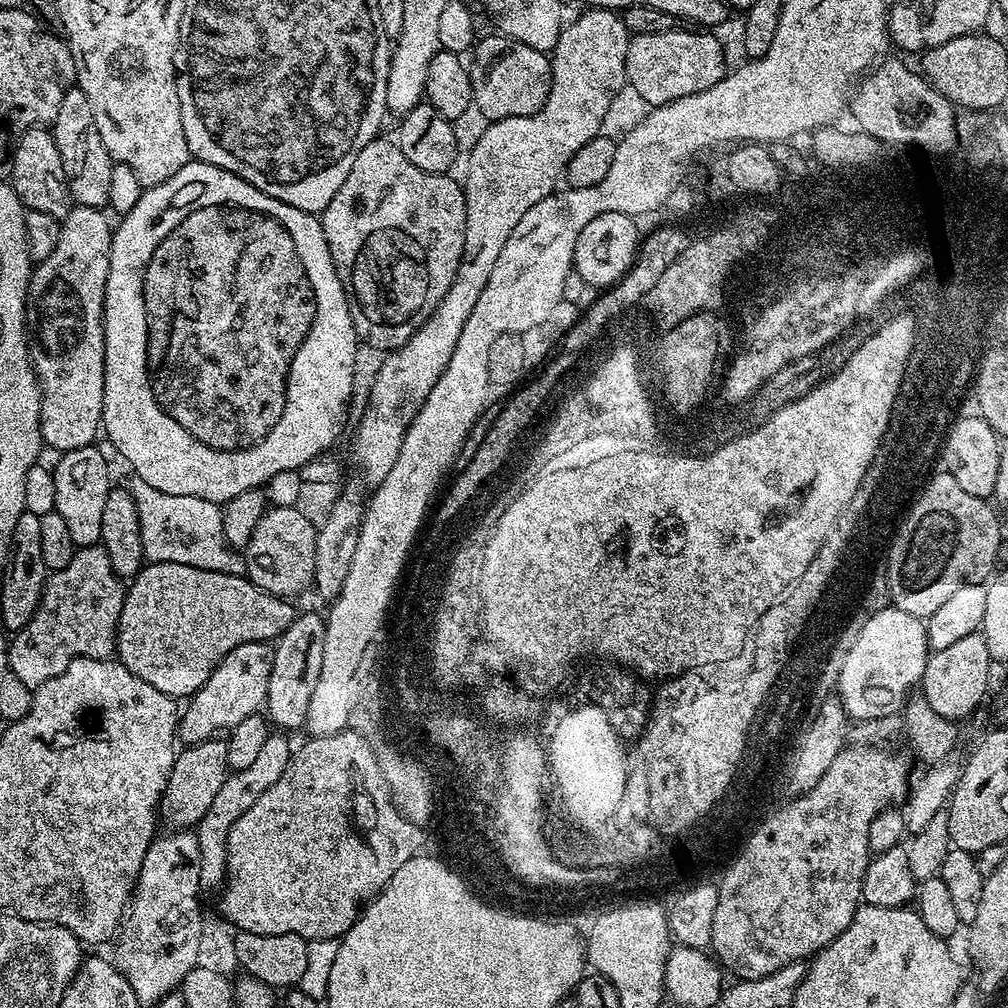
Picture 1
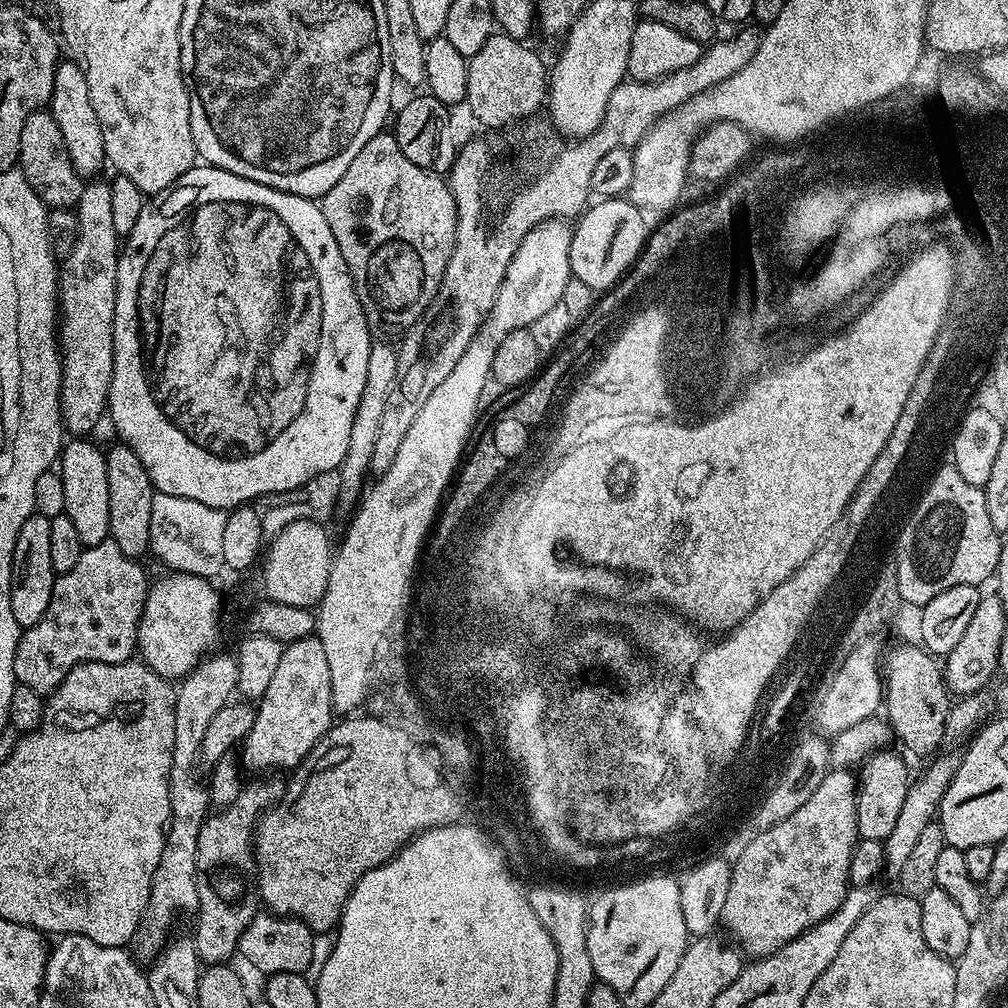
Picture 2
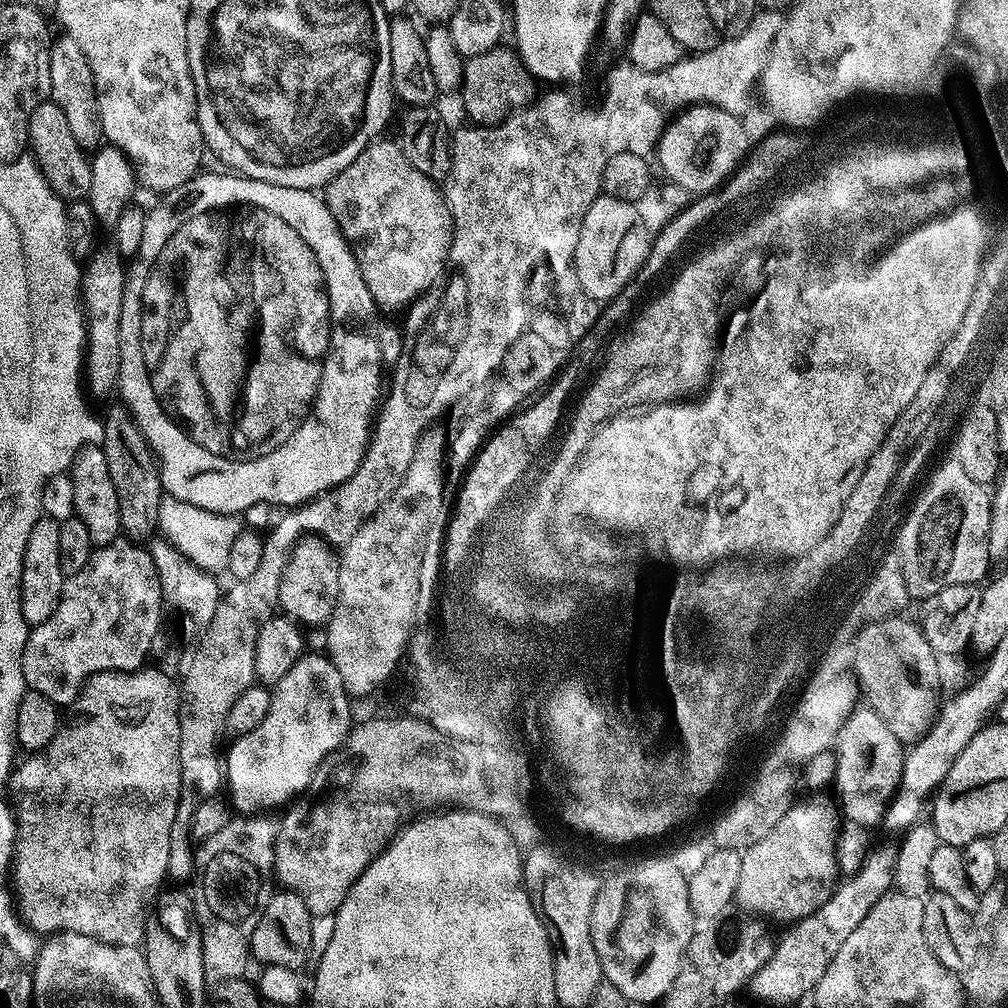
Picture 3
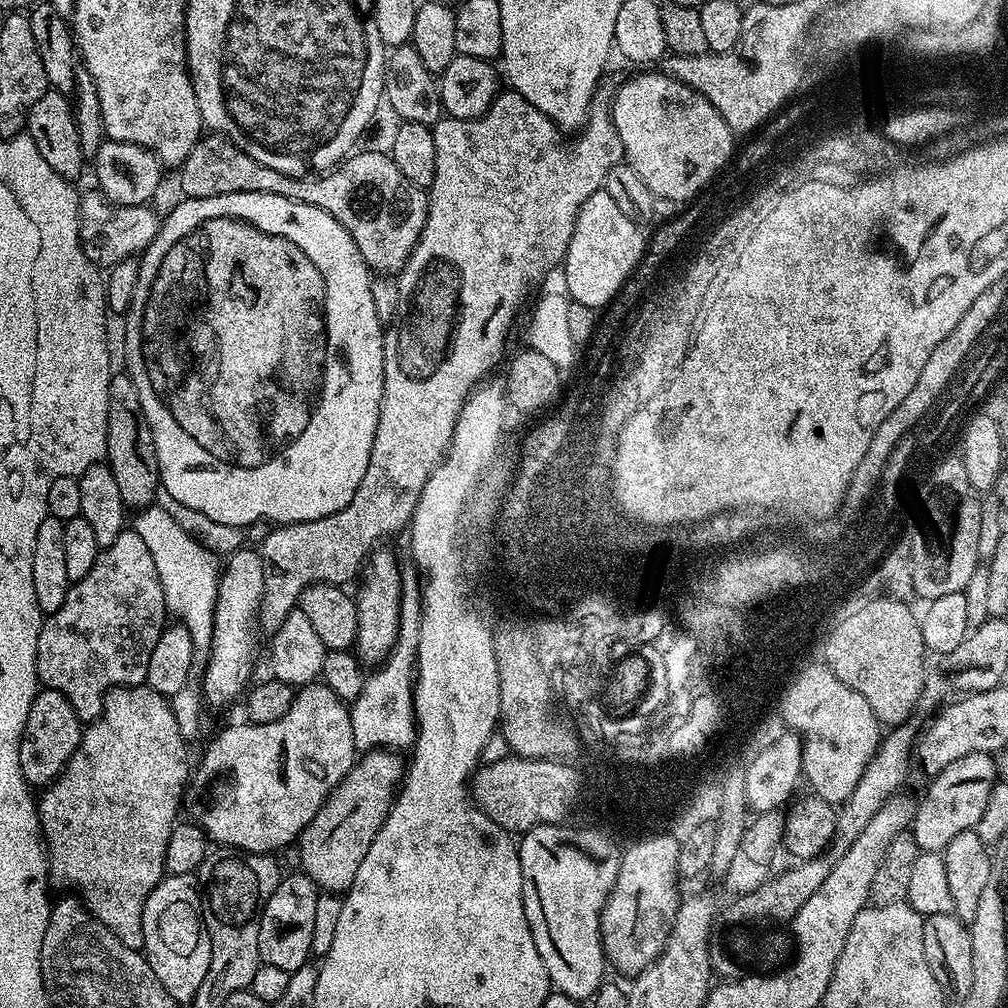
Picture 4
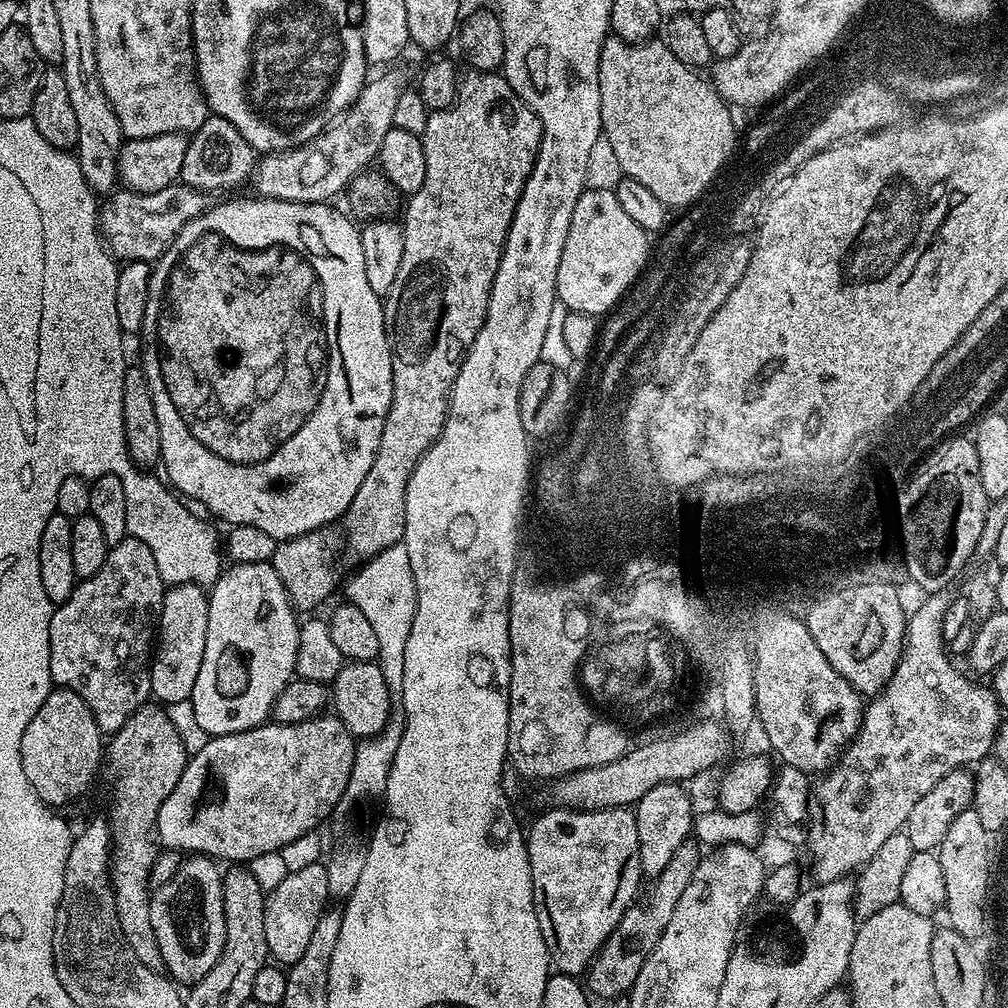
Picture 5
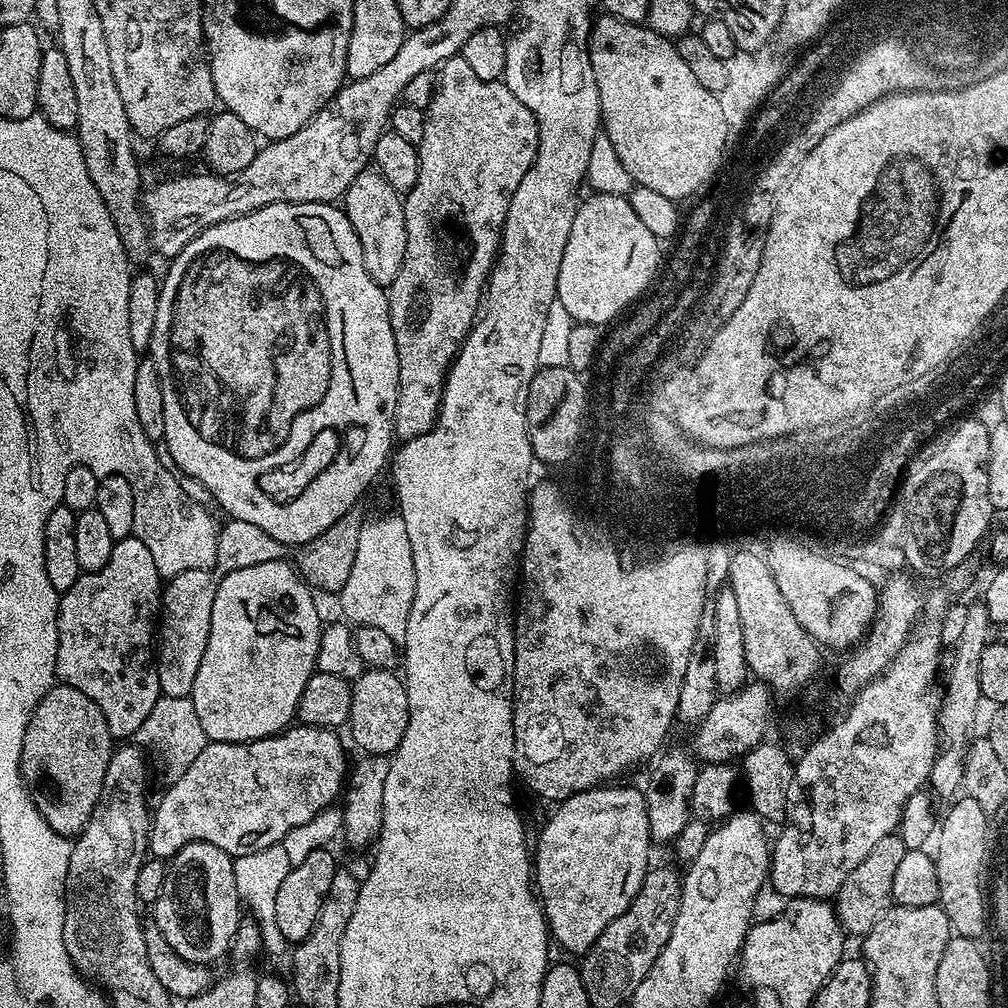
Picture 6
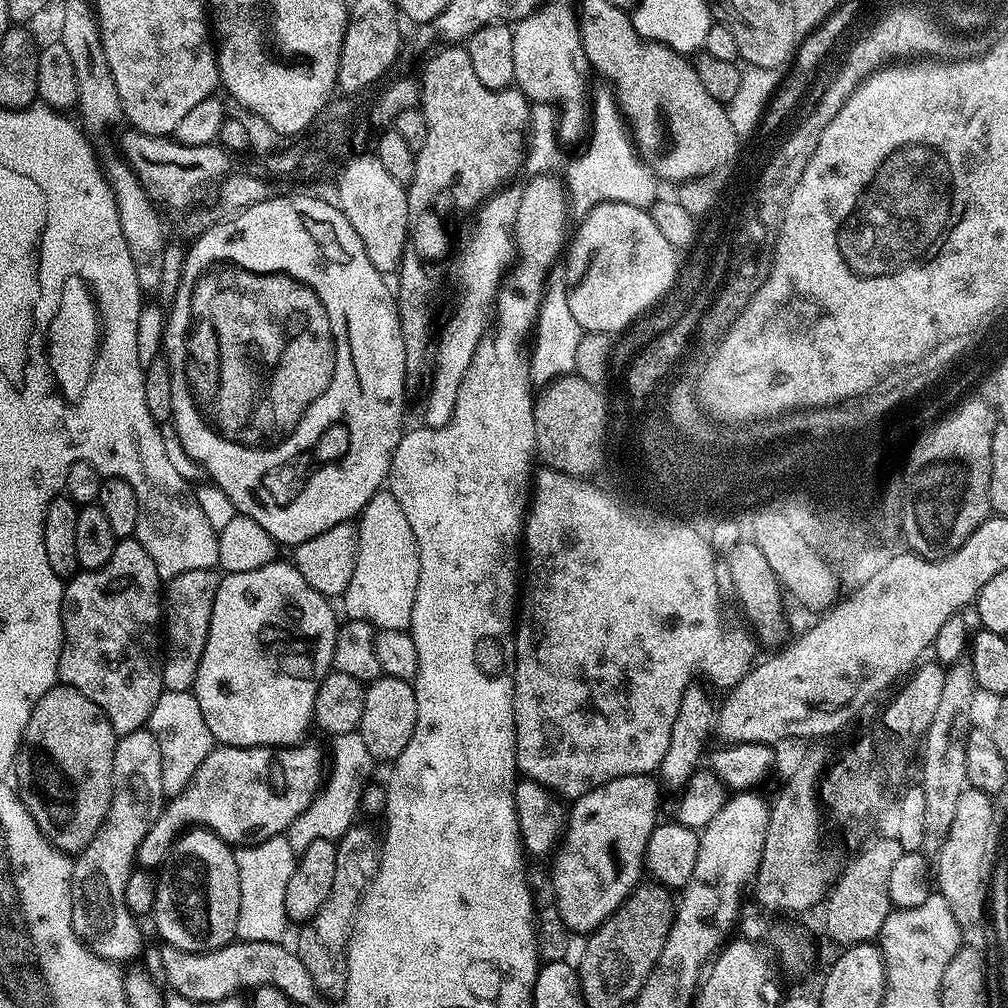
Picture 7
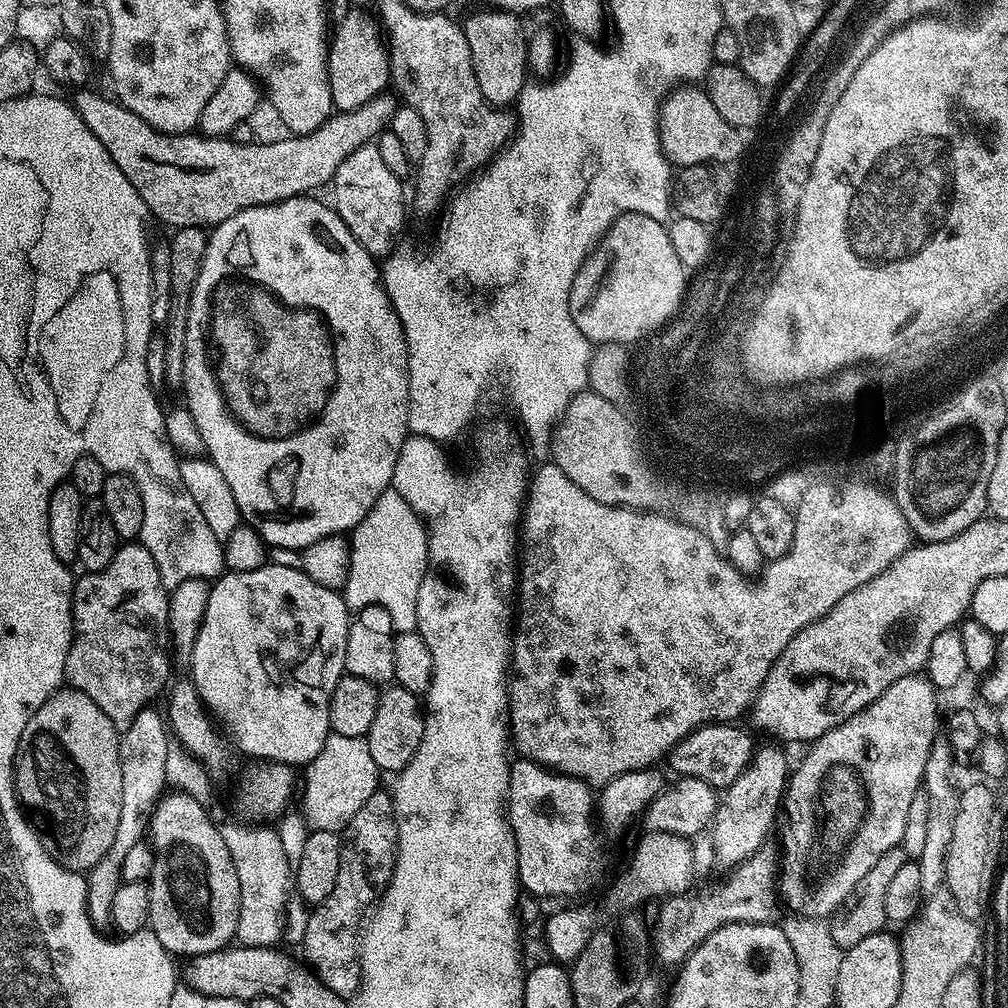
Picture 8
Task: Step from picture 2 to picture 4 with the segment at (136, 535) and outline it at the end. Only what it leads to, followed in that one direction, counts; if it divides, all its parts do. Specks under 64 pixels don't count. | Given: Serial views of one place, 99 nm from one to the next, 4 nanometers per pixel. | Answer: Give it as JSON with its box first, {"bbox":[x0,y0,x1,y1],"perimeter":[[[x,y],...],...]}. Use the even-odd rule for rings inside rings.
{"bbox":[106,370,161,510],"perimeter":[[[120,370],[113,375],[110,382],[110,398],[106,410],[106,442],[108,454],[106,463],[118,482],[125,509],[141,510],[155,501],[156,493],[161,491],[158,454],[154,450],[154,434],[142,414],[142,402],[138,399],[138,388],[128,376],[127,371]]]}

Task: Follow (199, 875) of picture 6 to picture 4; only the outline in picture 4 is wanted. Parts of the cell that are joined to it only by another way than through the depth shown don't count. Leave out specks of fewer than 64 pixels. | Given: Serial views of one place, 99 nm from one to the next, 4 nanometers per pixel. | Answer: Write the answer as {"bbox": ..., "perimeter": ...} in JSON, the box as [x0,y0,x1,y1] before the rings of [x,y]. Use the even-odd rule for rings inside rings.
{"bbox":[142,875,212,1006],"perimeter":[[[165,875],[146,898],[146,906],[142,910],[143,954],[148,959],[150,970],[154,970],[154,978],[166,986],[166,994],[170,994],[170,998],[174,998],[181,1006],[191,1005],[192,999],[198,994],[198,986],[202,986],[202,978],[206,978],[206,970],[210,970],[212,947],[208,928],[204,924],[205,915],[201,889],[192,876]]]}

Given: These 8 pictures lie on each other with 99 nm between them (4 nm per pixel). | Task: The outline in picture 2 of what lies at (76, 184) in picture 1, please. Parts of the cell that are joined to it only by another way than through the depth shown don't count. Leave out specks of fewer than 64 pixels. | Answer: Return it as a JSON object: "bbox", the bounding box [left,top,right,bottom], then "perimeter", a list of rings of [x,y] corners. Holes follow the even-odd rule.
{"bbox":[50,58,106,178],"perimeter":[[[71,58],[61,59],[54,70],[50,111],[54,122],[58,122],[58,130],[62,130],[62,142],[66,142],[74,170],[81,178],[99,177],[100,167],[106,164],[102,126],[98,122],[98,114],[94,114],[94,102],[90,102],[90,86],[86,86],[86,74],[82,74],[76,61]]]}

